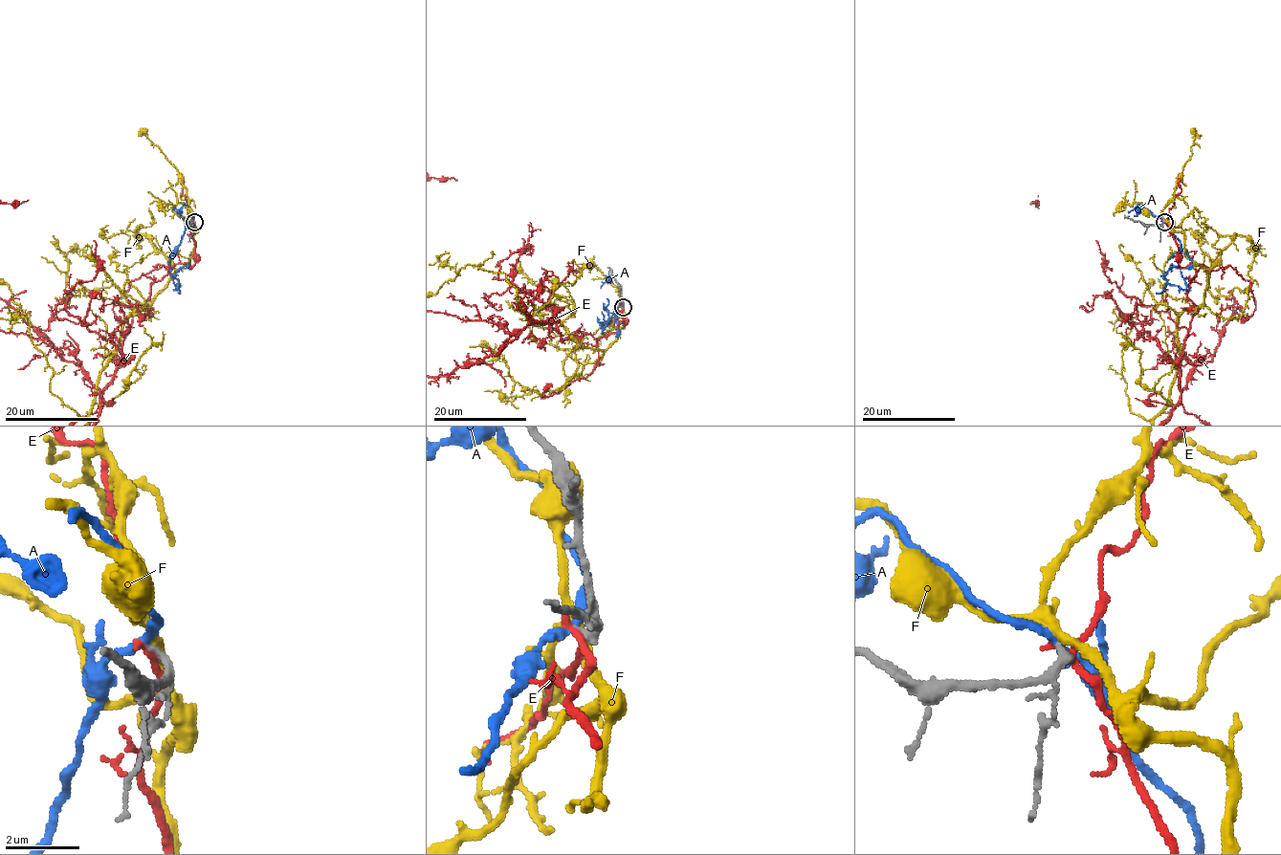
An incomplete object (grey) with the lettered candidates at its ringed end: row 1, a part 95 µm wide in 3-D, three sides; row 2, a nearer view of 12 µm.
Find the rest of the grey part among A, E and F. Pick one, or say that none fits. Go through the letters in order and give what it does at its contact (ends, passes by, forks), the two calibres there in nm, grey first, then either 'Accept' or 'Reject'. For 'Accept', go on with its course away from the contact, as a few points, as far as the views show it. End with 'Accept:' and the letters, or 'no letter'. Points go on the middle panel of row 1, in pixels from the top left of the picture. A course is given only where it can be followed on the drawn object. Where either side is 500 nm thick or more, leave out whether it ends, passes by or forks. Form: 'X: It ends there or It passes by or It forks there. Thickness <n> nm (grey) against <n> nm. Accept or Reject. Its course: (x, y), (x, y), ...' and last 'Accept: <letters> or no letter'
A: It passes by. Thickness 220 nm (grey) against 220 nm. Reject
E: It passes by. Thickness 190 nm (grey) against 190 nm. Reject
F: It forks there. Thickness 240 nm (grey) against 220 nm. Reject
Accept: no letter

